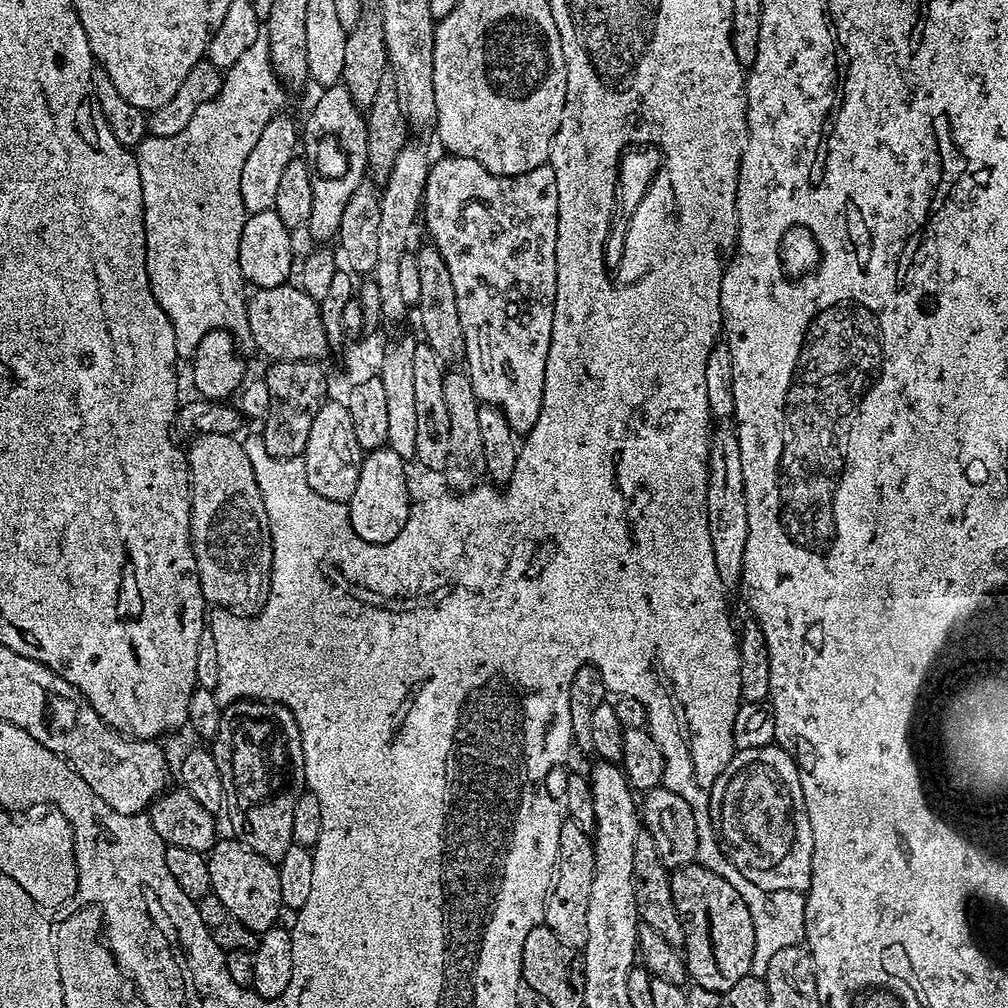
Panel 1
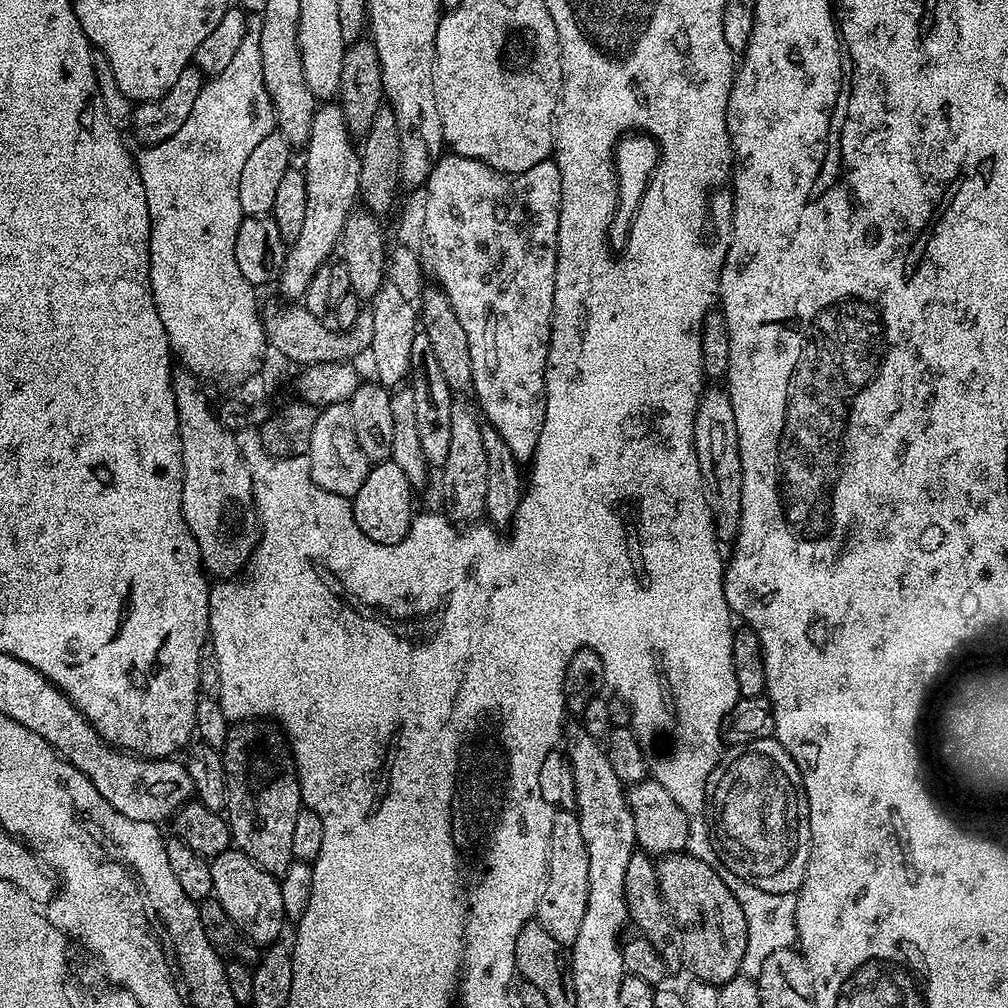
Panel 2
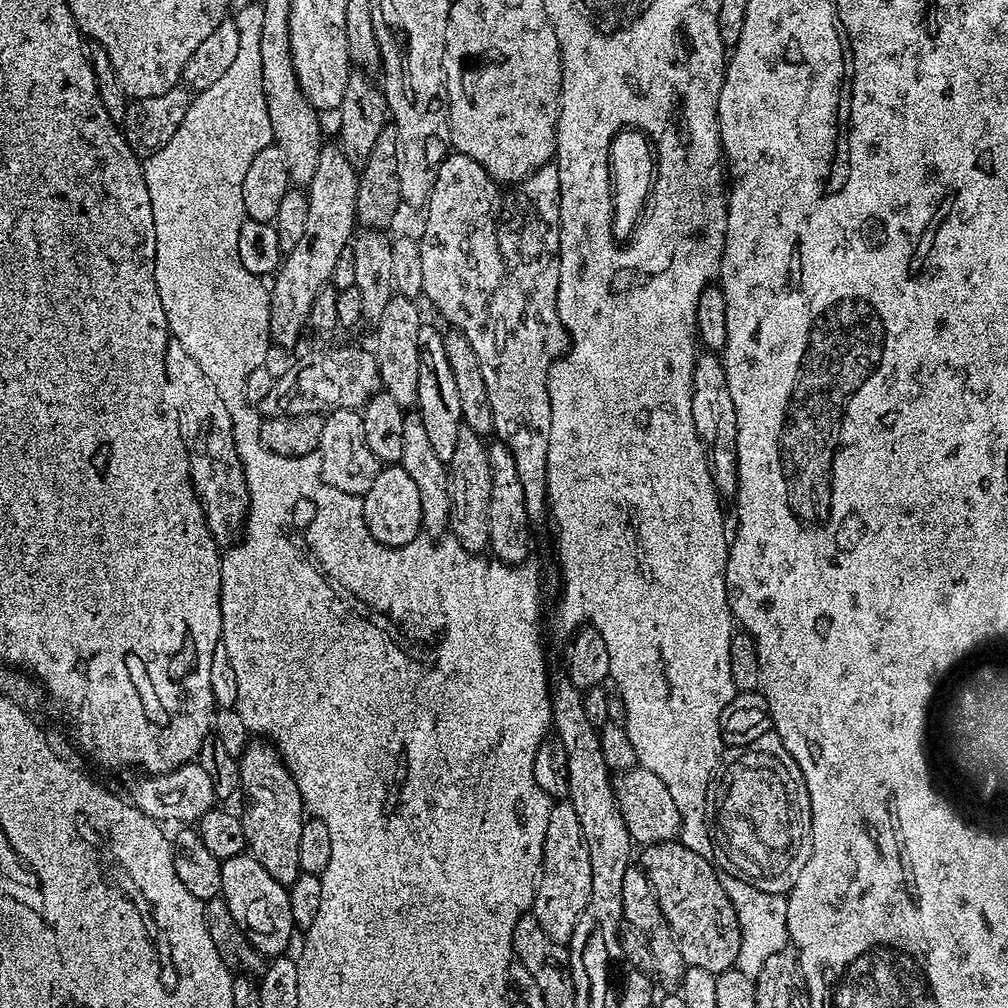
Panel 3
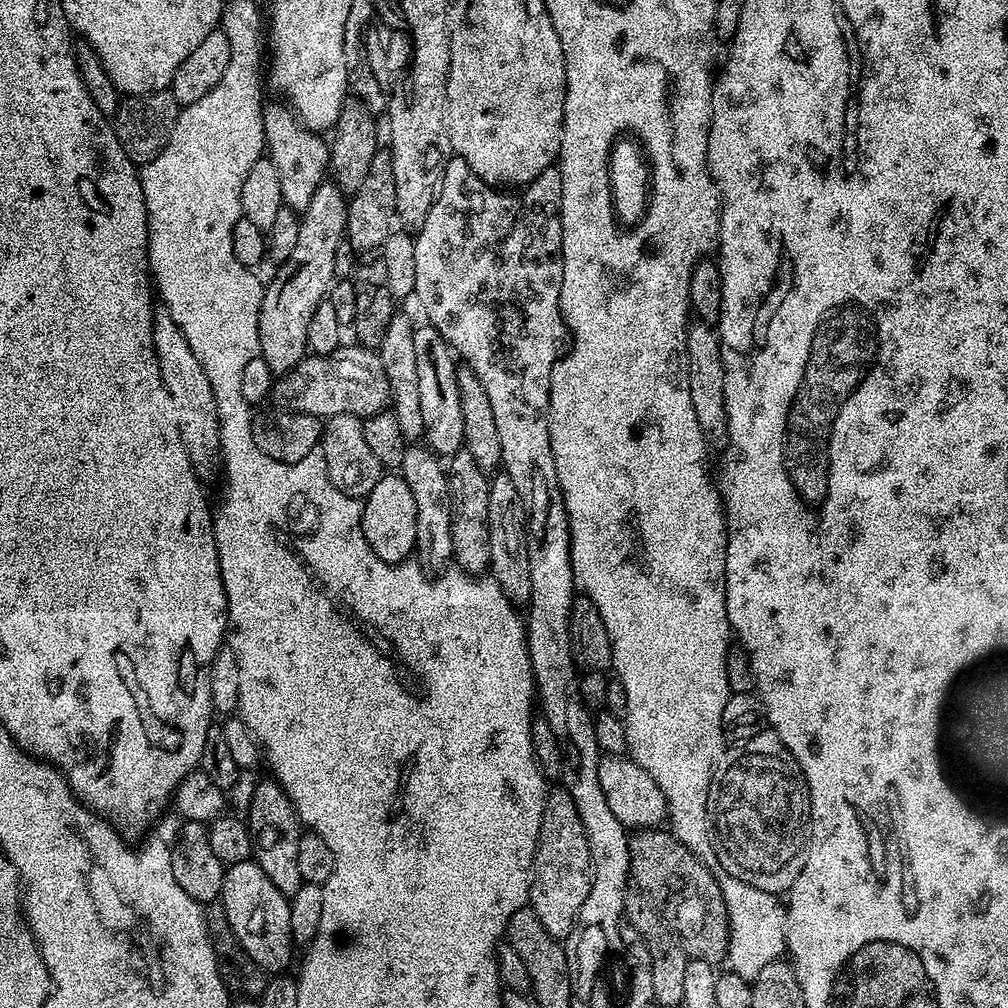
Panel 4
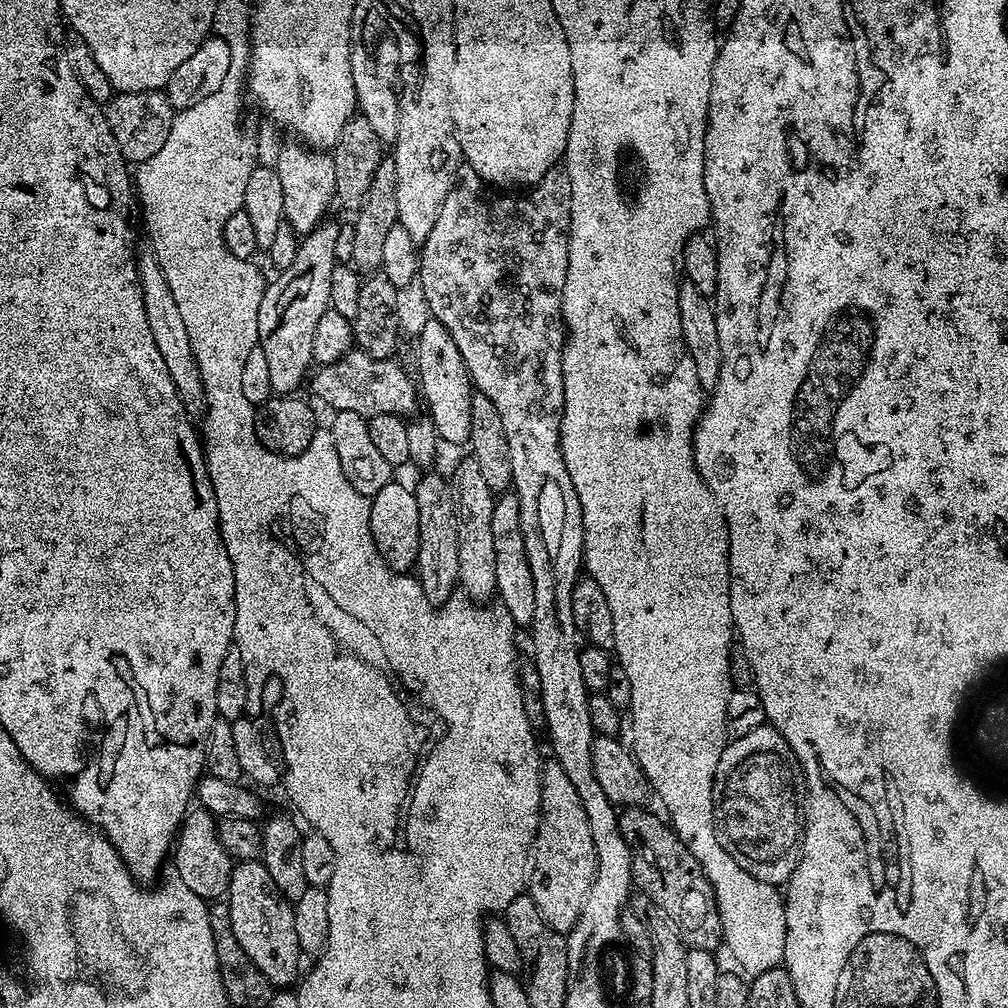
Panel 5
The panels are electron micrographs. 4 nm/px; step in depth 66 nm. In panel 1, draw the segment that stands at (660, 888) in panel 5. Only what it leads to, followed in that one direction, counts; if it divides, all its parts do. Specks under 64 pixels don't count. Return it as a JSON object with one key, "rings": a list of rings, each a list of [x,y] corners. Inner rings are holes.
{"rings":[[[695,862],[671,873],[670,894],[684,931],[682,952],[691,983],[697,988],[727,994],[738,978],[752,971],[756,939],[754,918],[750,918],[746,902],[742,902],[738,890],[726,878]]]}

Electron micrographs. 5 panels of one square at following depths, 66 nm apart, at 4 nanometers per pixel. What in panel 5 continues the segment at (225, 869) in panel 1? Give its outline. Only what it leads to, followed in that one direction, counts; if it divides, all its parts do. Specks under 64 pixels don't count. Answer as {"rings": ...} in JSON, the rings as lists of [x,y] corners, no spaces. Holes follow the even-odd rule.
{"rings":[[[259,859],[237,863],[231,873],[226,897],[228,917],[247,963],[253,964],[277,989],[295,985],[302,972],[302,953],[298,934],[294,934],[293,905],[281,896],[274,882],[270,882],[270,874]]]}

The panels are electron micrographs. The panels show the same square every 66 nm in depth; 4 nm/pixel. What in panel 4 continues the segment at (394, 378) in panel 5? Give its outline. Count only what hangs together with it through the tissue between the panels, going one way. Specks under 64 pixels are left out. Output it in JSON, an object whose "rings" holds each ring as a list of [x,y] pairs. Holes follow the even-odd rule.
{"rings":[[[361,344],[341,345],[330,355],[307,355],[298,366],[283,373],[272,386],[270,400],[277,409],[317,418],[350,414],[360,419],[385,411],[391,403],[389,379],[379,353]]]}

